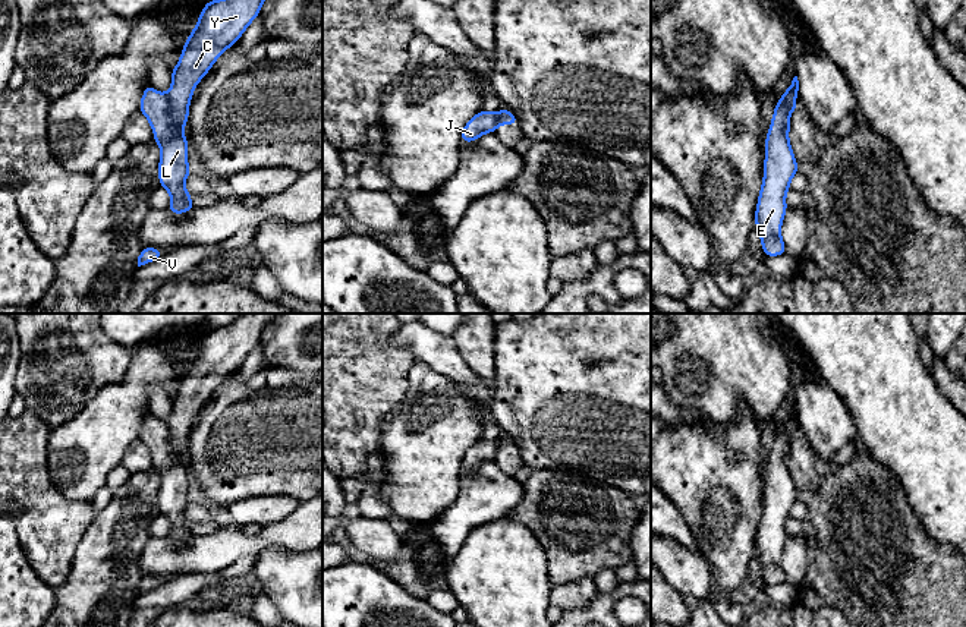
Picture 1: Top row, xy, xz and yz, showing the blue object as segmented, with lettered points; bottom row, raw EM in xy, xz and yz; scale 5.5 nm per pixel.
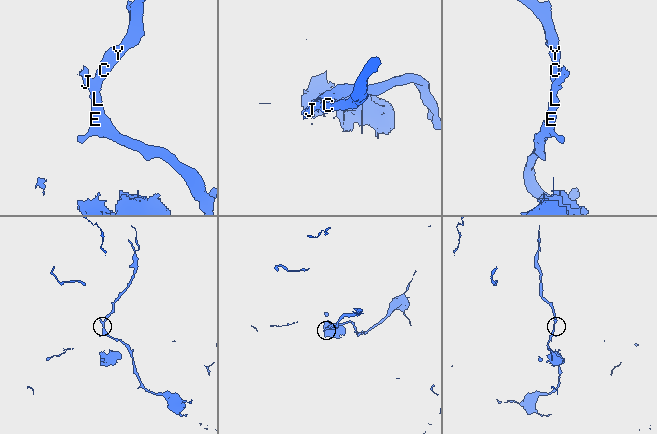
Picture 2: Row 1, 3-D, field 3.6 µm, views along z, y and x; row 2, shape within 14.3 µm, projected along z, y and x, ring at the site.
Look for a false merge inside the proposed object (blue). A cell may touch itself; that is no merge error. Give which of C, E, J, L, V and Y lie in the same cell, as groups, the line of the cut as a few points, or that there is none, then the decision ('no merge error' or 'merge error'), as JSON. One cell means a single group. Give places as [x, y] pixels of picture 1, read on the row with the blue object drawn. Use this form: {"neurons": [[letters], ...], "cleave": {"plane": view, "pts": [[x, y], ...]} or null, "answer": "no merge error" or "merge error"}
{"neurons": [["C", "Y"], ["E", "J", "L", "V"]], "cleave": {"plane": "xy", "pts": [[164, 94], [173, 125], [181, 131]]}, "answer": "merge error"}

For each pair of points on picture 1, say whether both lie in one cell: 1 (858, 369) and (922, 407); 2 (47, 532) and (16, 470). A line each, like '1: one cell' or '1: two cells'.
1: one cell
2: one cell

